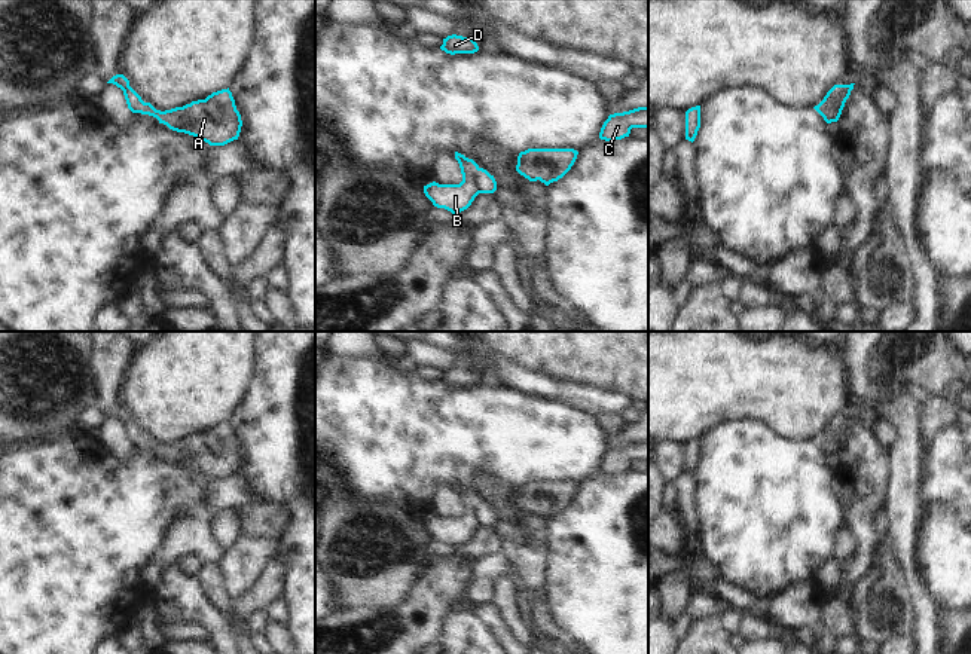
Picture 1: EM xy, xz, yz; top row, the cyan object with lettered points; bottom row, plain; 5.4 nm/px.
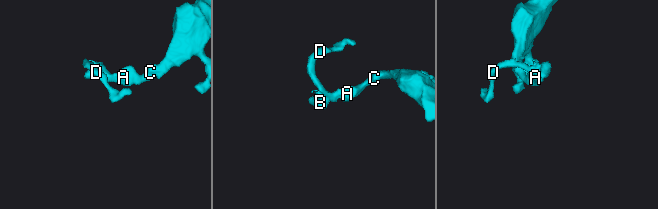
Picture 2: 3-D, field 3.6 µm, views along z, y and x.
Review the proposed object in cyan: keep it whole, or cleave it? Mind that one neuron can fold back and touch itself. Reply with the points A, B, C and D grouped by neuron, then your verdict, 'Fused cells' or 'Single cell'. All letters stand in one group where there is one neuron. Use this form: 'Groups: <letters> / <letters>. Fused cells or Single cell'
Groups: A C / B D. Fused cells

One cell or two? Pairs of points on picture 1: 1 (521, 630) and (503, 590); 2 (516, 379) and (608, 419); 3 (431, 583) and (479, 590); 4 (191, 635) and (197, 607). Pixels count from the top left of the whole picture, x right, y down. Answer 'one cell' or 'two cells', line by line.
1: one cell
2: two cells
3: two cells
4: two cells

